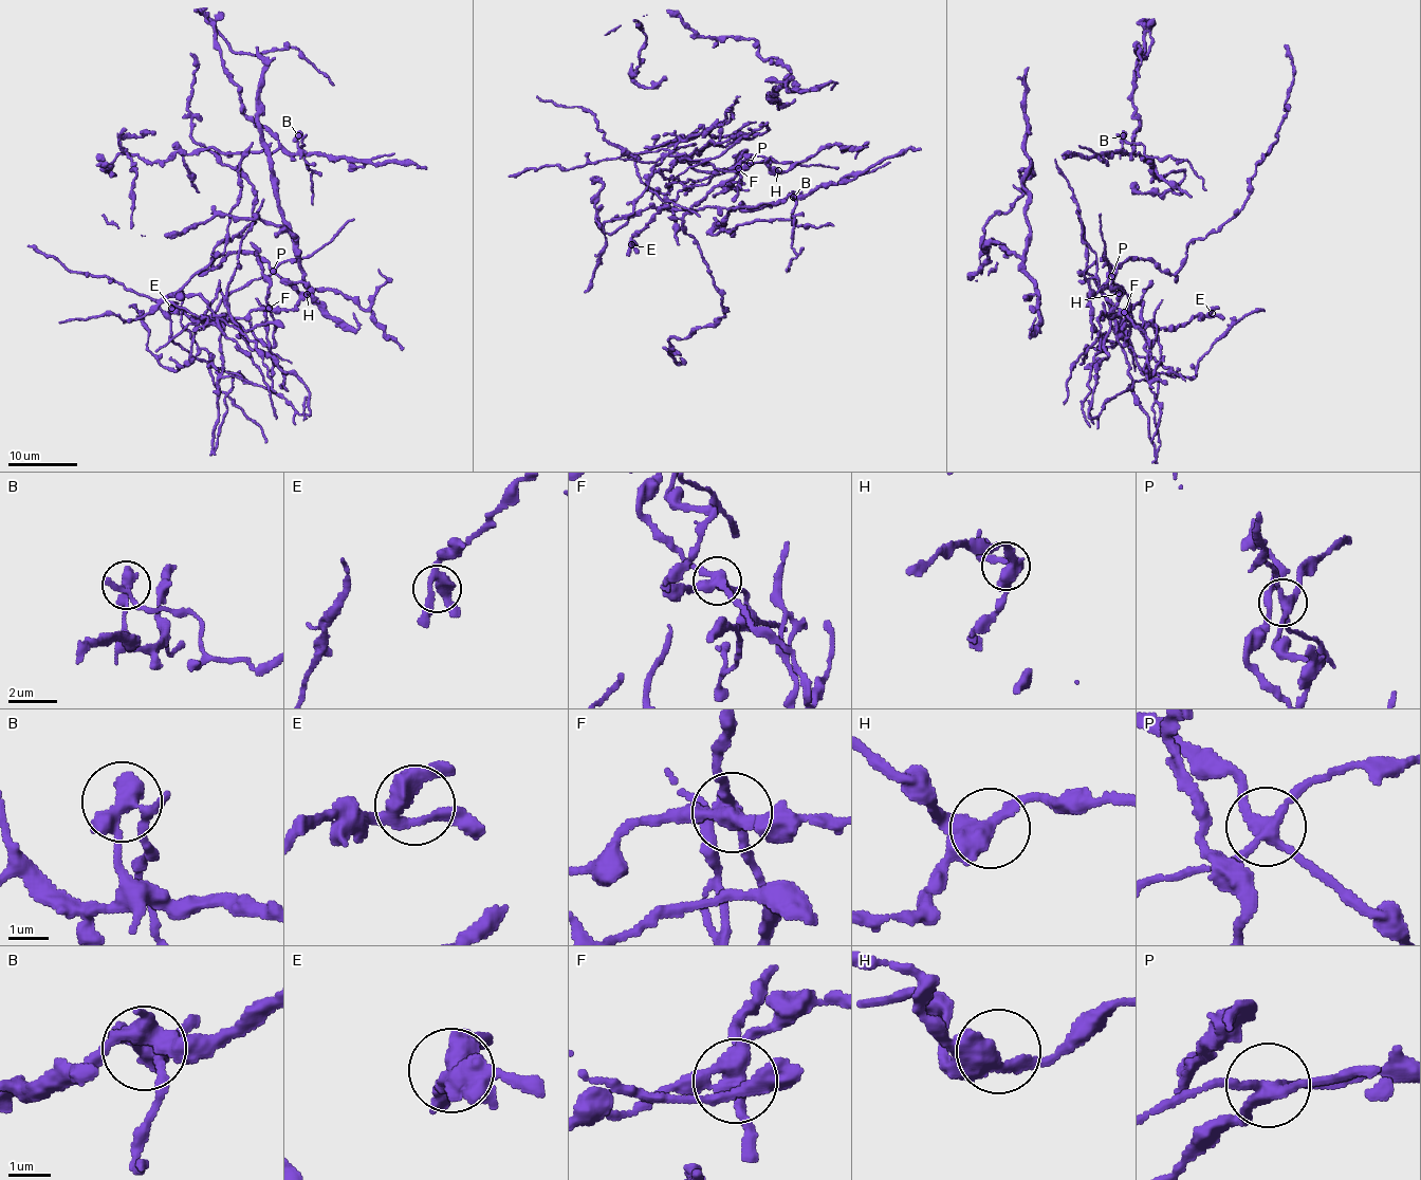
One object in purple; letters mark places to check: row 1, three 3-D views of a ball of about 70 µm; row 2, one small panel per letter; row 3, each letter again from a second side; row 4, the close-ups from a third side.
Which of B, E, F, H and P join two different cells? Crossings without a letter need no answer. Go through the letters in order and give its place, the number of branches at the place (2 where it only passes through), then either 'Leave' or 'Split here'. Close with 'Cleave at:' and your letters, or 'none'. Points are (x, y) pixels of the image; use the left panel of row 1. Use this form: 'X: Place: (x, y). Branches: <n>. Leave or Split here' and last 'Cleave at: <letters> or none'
B: Place: (298, 135). Branches: 3. Split here
E: Place: (171, 308). Branches: 3. Leave
F: Place: (269, 308). Branches: 4. Split here
H: Place: (307, 294). Branches: 3. Leave
P: Place: (273, 271). Branches: 4. Split here
Cleave at: B, F, P

